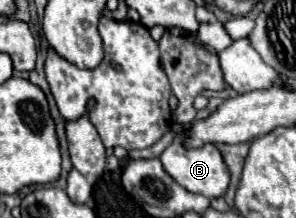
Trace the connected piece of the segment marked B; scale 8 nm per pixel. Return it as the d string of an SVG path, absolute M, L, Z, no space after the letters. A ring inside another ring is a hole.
M186 123L184 131L176 133L172 143L162 151L160 161L164 165L164 171L190 193L200 193L200 195L210 197L210 199L224 195L228 181L230 181L230 175L228 175L228 169L218 153L218 149L214 145L202 145L200 149L188 149L184 145L184 137L188 137L188 129L192 129L192 123Z

